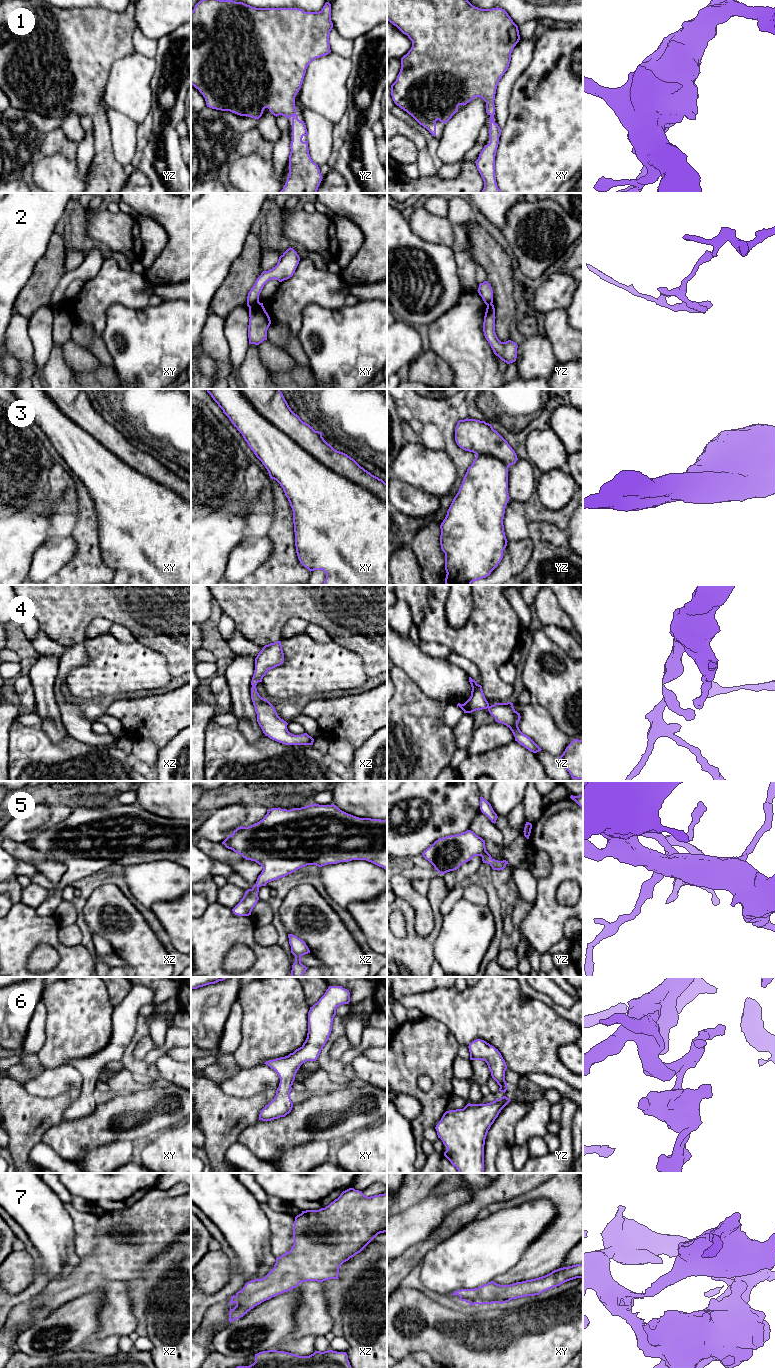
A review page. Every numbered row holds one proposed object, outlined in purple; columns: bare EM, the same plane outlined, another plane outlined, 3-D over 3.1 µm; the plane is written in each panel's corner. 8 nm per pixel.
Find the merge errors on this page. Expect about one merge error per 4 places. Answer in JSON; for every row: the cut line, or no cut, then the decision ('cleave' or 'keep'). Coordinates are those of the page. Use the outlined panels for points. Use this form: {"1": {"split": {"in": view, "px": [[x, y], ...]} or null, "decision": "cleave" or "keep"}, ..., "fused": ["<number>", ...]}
{"1": {"split": null, "decision": "keep"}, "2": {"split": {"in": "xy", "px": [[259, 302], [249, 308]]}, "decision": "cleave"}, "3": {"split": {"in": "xy", "px": [[238, 389], [259, 413], [331, 471], [369, 490], [386, 504]]}, "decision": "cleave"}, "4": {"split": null, "decision": "keep"}, "5": {"split": null, "decision": "keep"}, "6": {"split": null, "decision": "keep"}, "7": {"split": null, "decision": "keep"}, "fused": ["2", "3"]}

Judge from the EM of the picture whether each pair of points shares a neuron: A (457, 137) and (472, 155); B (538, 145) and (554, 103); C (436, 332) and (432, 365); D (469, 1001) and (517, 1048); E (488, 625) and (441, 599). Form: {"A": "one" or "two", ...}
{"A": "two", "B": "one", "C": "two", "D": "one", "E": "one"}

